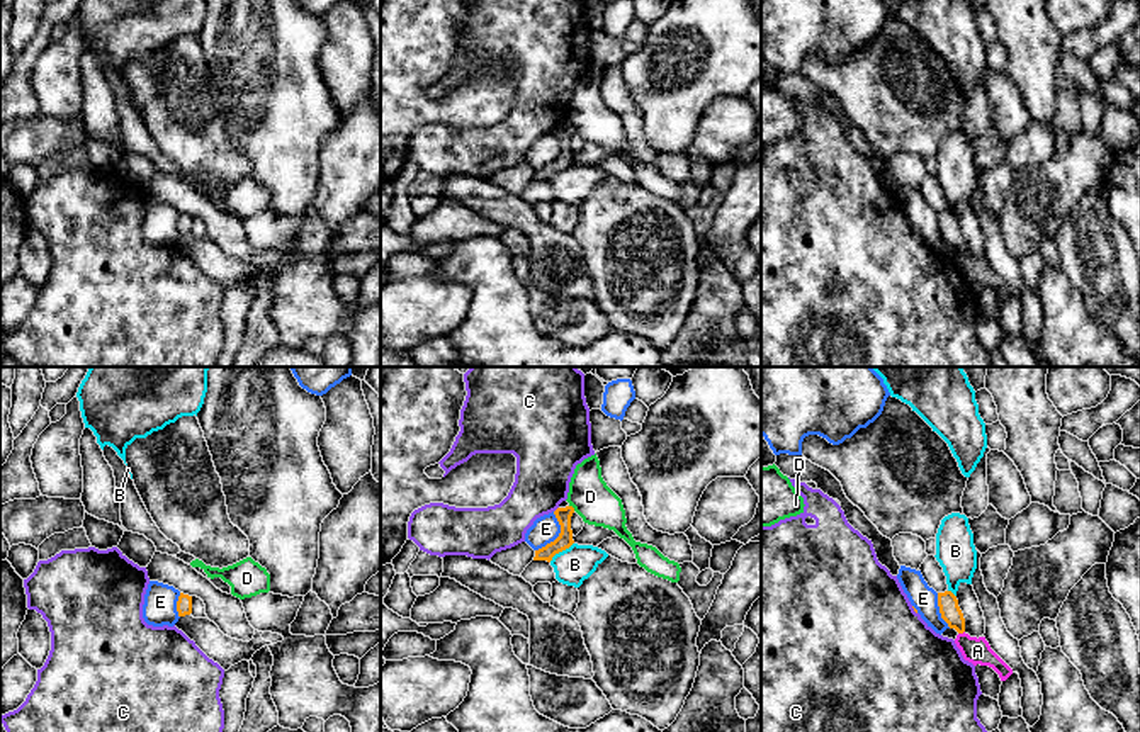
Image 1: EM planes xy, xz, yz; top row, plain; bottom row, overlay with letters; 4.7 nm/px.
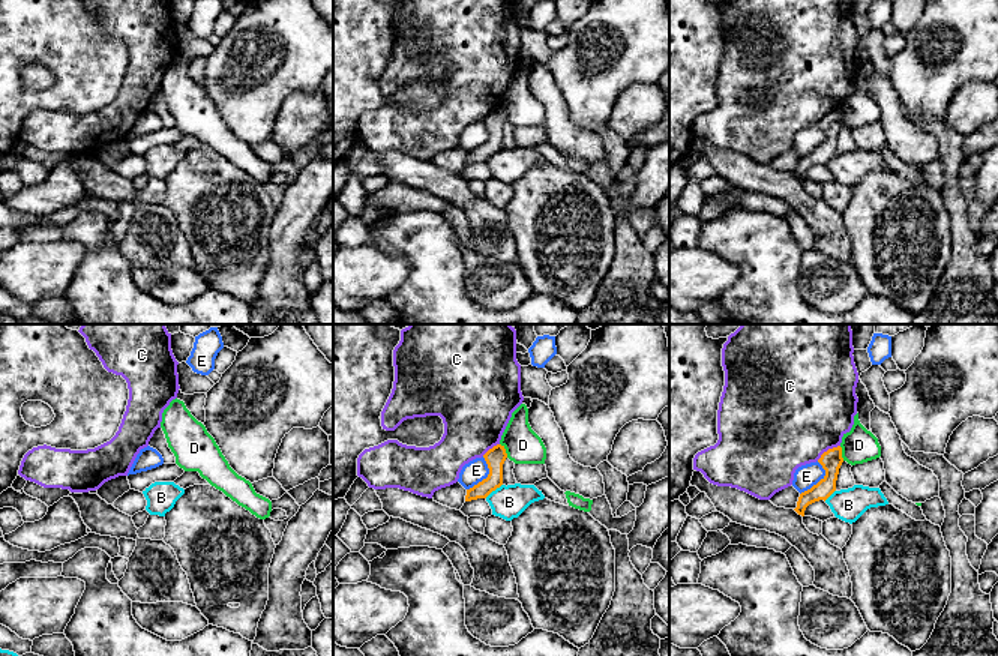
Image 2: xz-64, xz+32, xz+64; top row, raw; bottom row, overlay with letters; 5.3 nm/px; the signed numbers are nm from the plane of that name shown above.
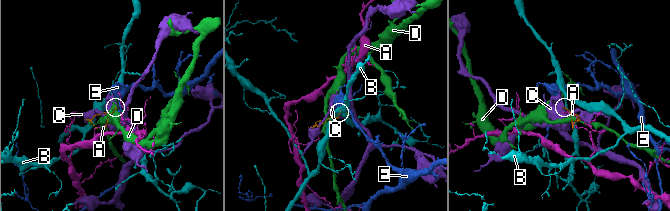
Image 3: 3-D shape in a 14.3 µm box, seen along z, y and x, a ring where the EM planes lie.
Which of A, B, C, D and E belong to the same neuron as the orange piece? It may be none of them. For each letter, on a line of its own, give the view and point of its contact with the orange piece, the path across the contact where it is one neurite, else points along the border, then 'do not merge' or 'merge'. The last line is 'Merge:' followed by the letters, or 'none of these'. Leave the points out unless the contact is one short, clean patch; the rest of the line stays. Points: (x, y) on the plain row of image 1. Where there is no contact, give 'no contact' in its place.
A: yz (960, 252) | do not merge
B: xz (561, 170) | along xz (573, 162), (549, 180) | do not merge
C: xz (556, 129) | do not merge
D: xz (573, 128) | along xz (570, 124), (575, 129) | do not merge
E: xz (559, 155) | along xz (554, 131), (559, 141), (559, 153), (536, 170) | do not merge
Merge: none of these

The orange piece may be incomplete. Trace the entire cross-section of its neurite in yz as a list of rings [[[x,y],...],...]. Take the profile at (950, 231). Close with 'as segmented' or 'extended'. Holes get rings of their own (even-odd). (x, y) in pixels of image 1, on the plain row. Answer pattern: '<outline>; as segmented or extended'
[[[951,211],[938,212],[938,226],[941,238],[948,243],[950,248],[955,248],[958,253],[965,251],[965,238],[958,226],[958,219]]]; as segmented

